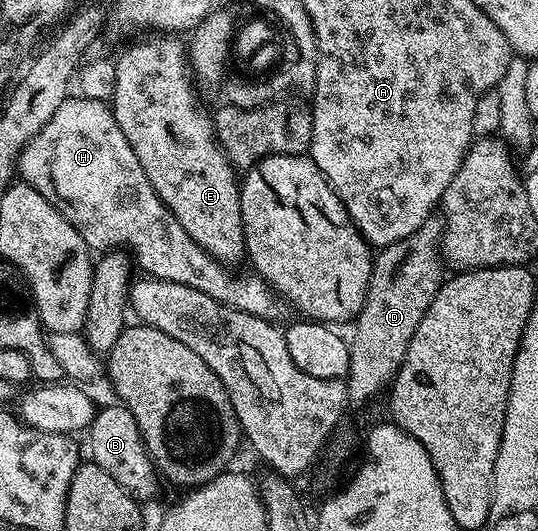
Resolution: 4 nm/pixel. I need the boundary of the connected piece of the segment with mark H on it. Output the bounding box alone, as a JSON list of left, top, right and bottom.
[17,98,284,321]

